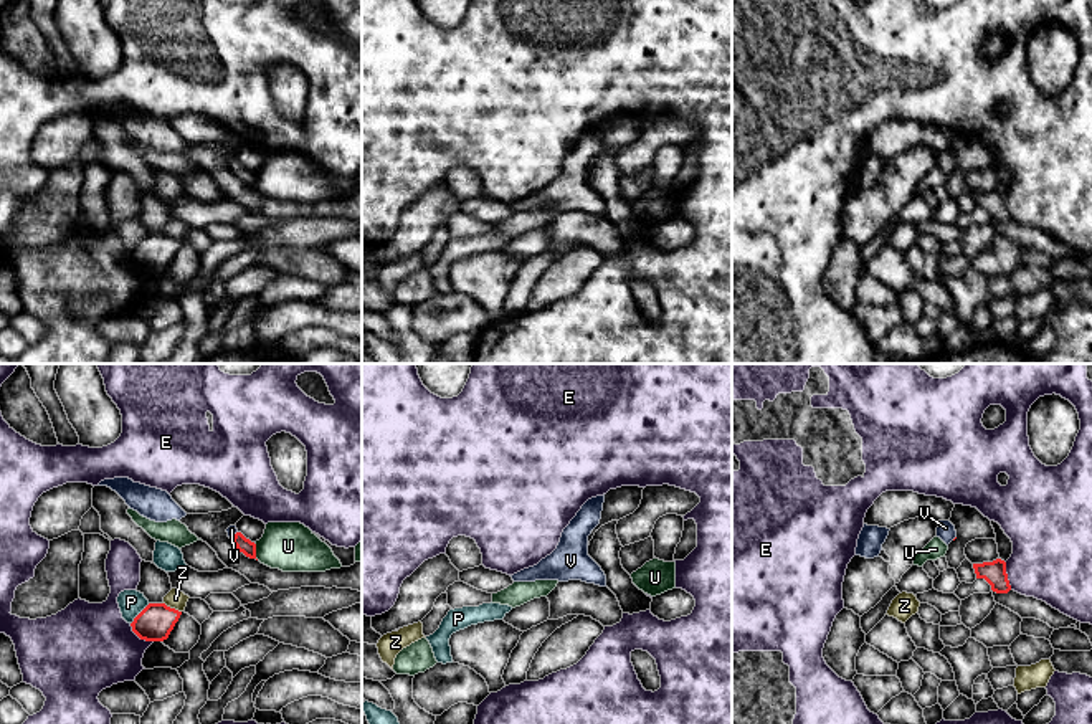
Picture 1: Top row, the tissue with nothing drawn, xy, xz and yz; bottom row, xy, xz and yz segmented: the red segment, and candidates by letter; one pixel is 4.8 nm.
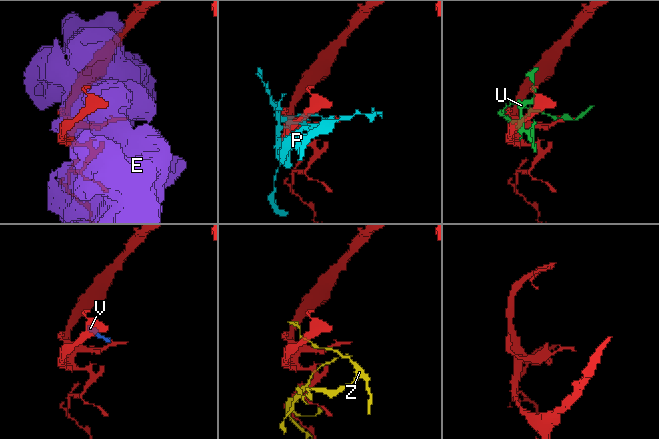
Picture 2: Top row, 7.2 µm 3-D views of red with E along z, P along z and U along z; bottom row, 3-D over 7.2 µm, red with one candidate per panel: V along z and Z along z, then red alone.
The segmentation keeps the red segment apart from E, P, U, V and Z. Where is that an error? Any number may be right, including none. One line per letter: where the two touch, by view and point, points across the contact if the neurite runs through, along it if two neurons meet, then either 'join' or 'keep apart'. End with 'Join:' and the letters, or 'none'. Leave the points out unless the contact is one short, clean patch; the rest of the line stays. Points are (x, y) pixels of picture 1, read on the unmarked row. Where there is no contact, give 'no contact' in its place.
E: meets red in xy at (139, 266); keep apart
P: meets red in xy at (139, 243); keep apart
U: meets red in xy at (255, 180); keep apart
V: meets red in xy at (235, 166); runs through xy (243, 174), (235, 166), (232, 159); join
Z: meets red in xy at (172, 238); keep apart
Join: V

